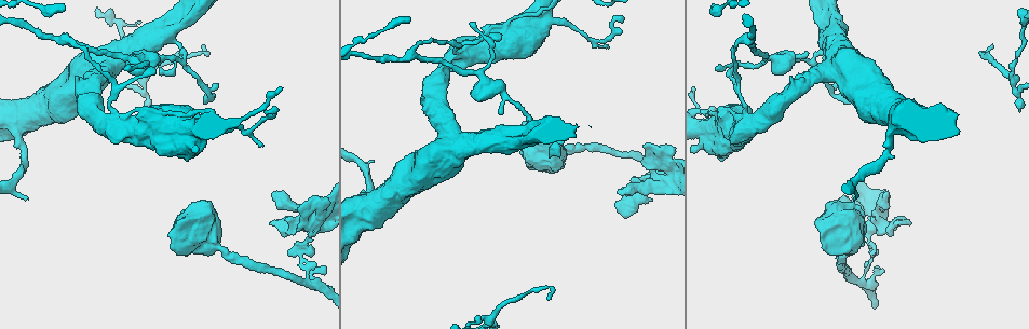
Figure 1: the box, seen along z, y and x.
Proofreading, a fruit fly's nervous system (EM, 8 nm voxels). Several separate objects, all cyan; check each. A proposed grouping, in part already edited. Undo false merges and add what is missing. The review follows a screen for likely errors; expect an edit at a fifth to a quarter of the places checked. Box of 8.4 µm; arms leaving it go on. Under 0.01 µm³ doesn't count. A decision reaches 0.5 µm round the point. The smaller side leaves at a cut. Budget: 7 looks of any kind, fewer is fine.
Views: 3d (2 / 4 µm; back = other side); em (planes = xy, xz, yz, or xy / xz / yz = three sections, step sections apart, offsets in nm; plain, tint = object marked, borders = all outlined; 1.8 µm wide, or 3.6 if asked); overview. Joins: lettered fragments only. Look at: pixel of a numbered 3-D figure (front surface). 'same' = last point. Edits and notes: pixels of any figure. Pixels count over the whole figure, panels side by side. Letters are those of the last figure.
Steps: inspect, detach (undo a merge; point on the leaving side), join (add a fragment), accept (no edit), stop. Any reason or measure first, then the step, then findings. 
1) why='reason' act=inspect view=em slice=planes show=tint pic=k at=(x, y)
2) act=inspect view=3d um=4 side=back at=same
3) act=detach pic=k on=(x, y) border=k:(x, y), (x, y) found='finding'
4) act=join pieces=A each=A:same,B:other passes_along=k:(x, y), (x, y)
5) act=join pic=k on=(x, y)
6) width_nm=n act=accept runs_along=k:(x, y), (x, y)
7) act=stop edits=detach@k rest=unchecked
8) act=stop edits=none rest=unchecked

why='an open end' act=inspect view=3d um=2 pic=1 at=(884, 194)

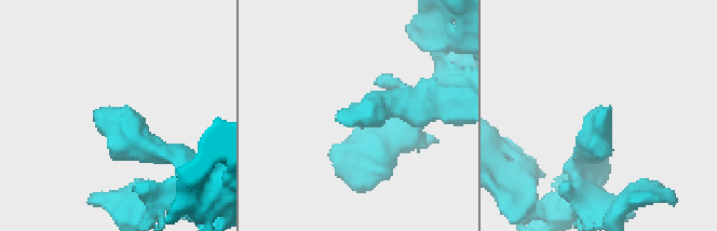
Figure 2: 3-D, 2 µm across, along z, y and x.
why='need the tissue' act=inspect view=em slice=yz step=4 show=tint pic=2 at=(599, 115)

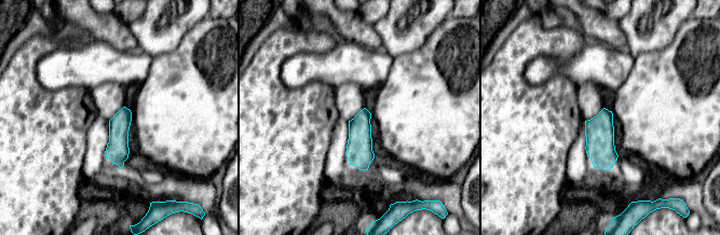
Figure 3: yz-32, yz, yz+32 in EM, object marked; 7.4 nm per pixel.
why='see the neighbours' act=inspect view=em slice=yz step=4 show=borders at=same

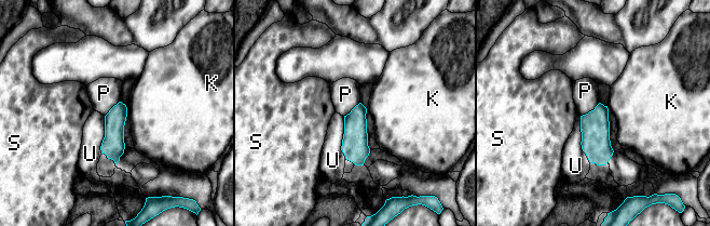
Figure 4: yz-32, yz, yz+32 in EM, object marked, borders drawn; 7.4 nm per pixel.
width_nm=160 longest_contact=U:360nm act=accept each=K:other,P:other,S:other,U:other found='none of them fits'

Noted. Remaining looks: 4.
why='thick turns thin' act=inspect view=em um=3.6 slice=xy step=16 show=borders pic=1 at=(745, 131)

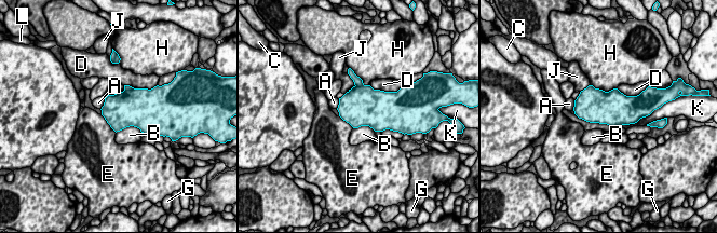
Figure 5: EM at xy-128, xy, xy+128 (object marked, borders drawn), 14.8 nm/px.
width_nm=480 longest_contact=L:700nm act=detach pic=5 on=(126, 87) each=A:other,B:other,C:other,D:other,E:other,G:other,H:other,J:other,K:other,L:other found='a second neuron is stuck on'

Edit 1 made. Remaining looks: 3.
why='tapers out' act=inspect view=3d um=2 pic=1 at=(549, 299)

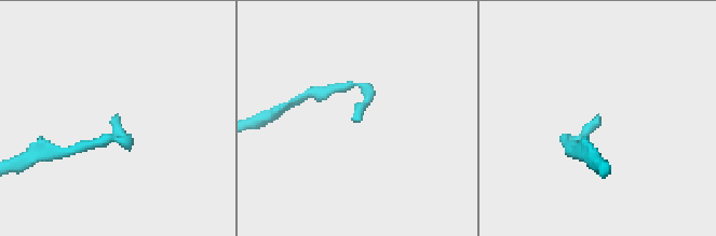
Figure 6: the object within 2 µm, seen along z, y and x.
why='shape alone is not enough' act=inspect view=em slice=planes show=tint pic=6 at=(596, 115)

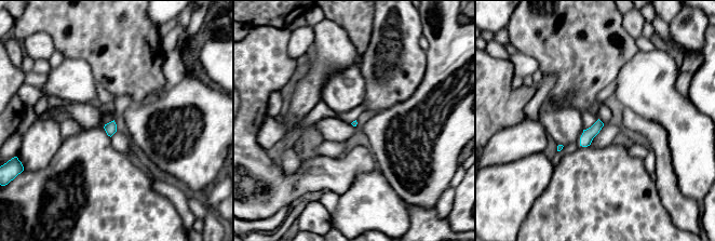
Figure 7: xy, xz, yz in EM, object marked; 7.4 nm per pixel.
why='see the neighbours' act=inspect view=em slice=planes show=borders at=same

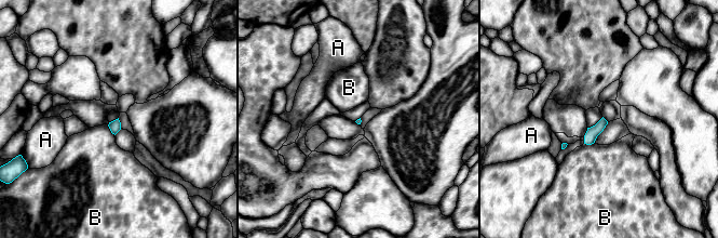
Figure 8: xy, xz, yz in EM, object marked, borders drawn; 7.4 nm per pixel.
act=accept each=A:other,B:other border=8:(107, 124), (114, 134) found='none of them fits'

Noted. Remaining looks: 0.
act=stop edits=detach@5 rest=unchecked

